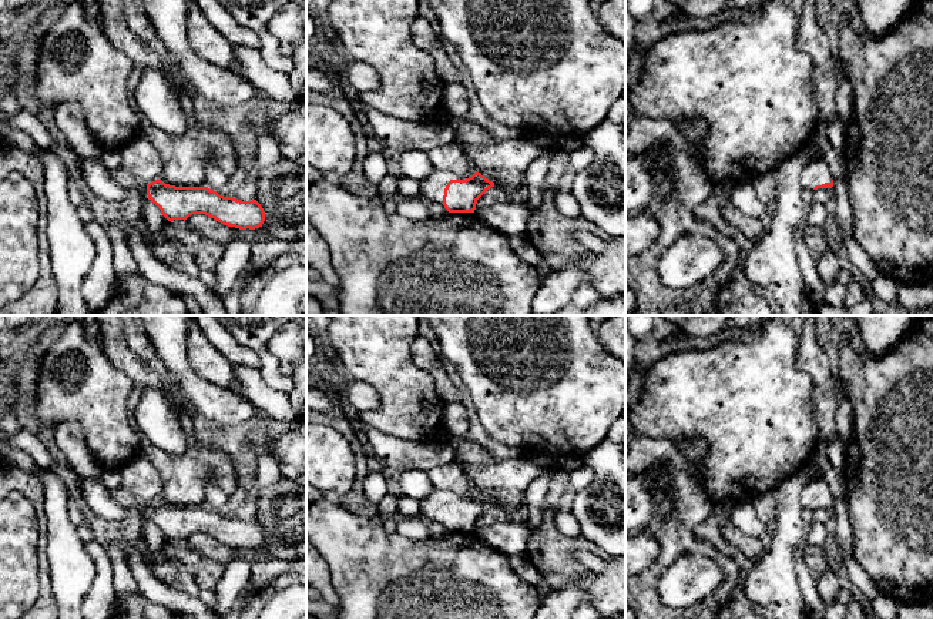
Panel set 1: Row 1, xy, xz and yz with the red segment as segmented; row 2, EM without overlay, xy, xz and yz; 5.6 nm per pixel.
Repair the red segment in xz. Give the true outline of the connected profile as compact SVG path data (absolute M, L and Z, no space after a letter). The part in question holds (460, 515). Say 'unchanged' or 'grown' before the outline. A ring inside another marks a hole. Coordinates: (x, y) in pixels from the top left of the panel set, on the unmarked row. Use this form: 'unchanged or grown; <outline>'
grown; M479 491L471 496L453 492L434 492L420 501L420 518L427 522L442 522L449 532L474 532L477 519L494 502Z

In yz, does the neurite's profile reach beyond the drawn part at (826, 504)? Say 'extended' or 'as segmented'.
extended

